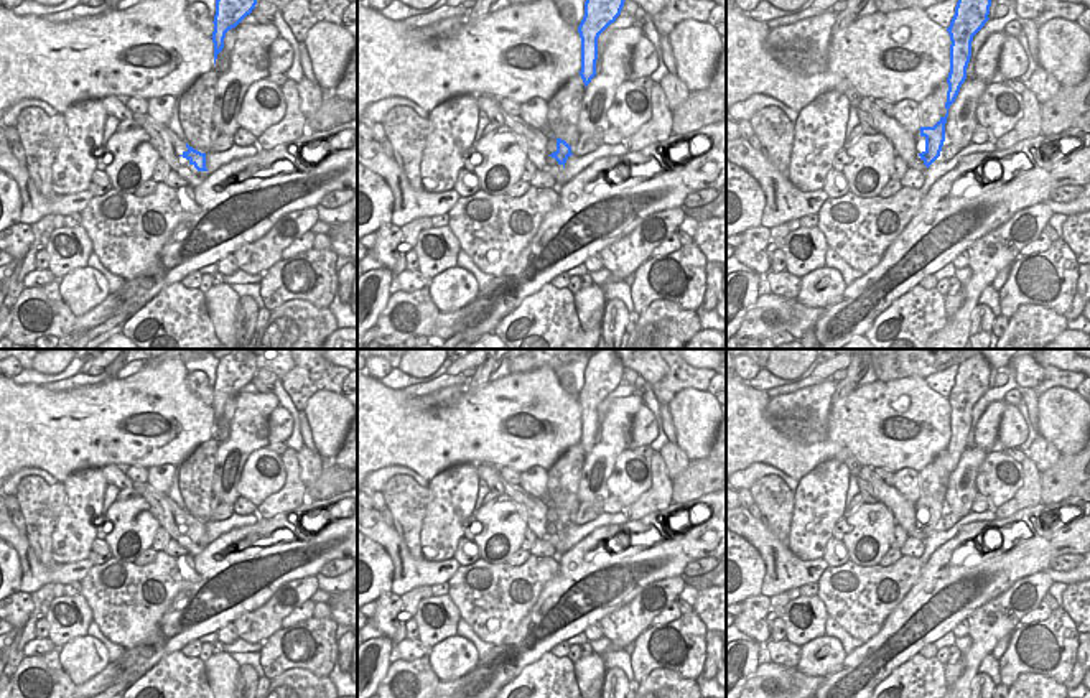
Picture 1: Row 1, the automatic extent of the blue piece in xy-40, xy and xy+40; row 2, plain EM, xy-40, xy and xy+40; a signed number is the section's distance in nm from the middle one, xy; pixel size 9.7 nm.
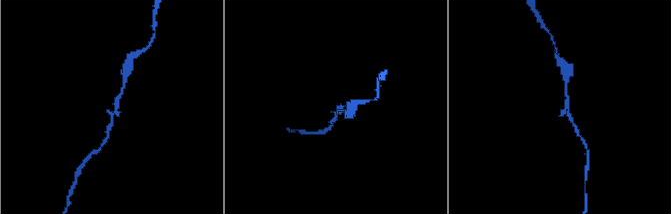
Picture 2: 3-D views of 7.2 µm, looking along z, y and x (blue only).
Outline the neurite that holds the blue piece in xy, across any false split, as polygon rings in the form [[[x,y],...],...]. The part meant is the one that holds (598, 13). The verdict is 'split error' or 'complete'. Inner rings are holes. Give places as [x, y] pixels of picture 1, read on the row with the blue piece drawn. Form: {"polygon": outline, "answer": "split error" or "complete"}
{"polygon": [[[586,0],[578,26],[581,38],[581,71],[585,87],[596,76],[598,38],[621,15],[626,0]]], "answer": "complete"}

